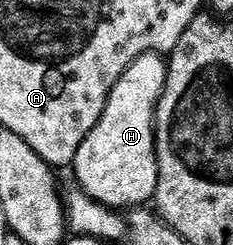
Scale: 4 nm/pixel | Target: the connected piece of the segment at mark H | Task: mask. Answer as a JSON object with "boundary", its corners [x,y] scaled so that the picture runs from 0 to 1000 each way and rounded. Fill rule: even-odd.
{"boundary":[[[631,212],[618,229],[597,229],[571,261],[515,306],[511,335],[481,359],[481,380],[464,388],[464,408],[446,424],[446,457],[429,473],[429,490],[403,514],[403,531],[386,531],[386,547],[361,559],[352,596],[335,596],[335,629],[326,633],[326,665],[318,698],[326,698],[322,743],[335,767],[378,796],[395,816],[446,833],[476,853],[575,853],[631,837],[639,820],[665,804],[670,763],[678,759],[678,645],[670,641],[670,437],[695,400],[695,367],[712,351],[712,318],[721,314],[721,265],[700,224],[665,212]]]}

